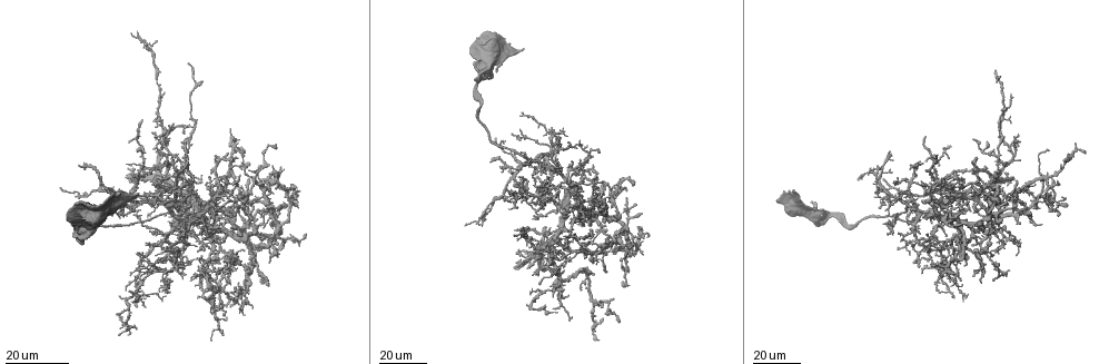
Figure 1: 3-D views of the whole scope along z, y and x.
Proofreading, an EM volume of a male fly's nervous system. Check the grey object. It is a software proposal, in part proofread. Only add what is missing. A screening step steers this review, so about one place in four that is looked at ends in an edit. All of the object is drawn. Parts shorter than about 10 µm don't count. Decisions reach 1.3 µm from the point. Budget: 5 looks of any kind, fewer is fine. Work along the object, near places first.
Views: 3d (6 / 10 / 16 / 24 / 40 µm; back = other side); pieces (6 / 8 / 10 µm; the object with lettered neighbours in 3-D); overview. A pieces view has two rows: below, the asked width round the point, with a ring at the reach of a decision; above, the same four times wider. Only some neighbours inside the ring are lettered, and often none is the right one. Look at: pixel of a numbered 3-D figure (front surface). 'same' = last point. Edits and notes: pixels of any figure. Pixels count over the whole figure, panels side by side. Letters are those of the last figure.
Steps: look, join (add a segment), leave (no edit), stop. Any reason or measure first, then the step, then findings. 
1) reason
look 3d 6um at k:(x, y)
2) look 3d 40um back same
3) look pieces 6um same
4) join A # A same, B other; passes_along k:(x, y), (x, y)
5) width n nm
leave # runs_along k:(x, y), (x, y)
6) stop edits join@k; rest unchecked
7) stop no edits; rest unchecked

tapers out
look 3d 24um at 1:(532, 273)

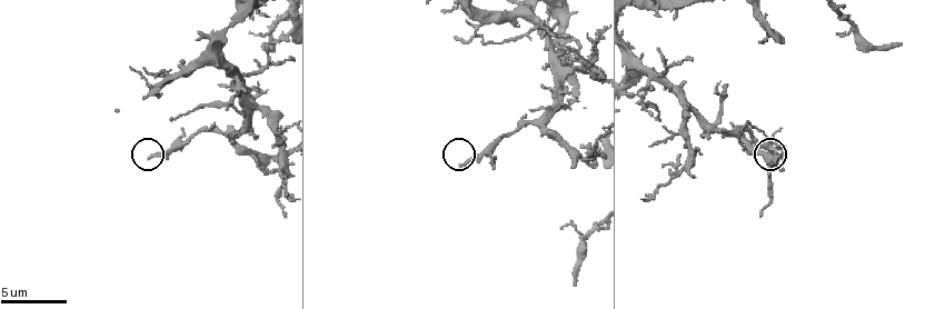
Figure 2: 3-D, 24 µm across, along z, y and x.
look pieces 8um at 2:(150, 155)

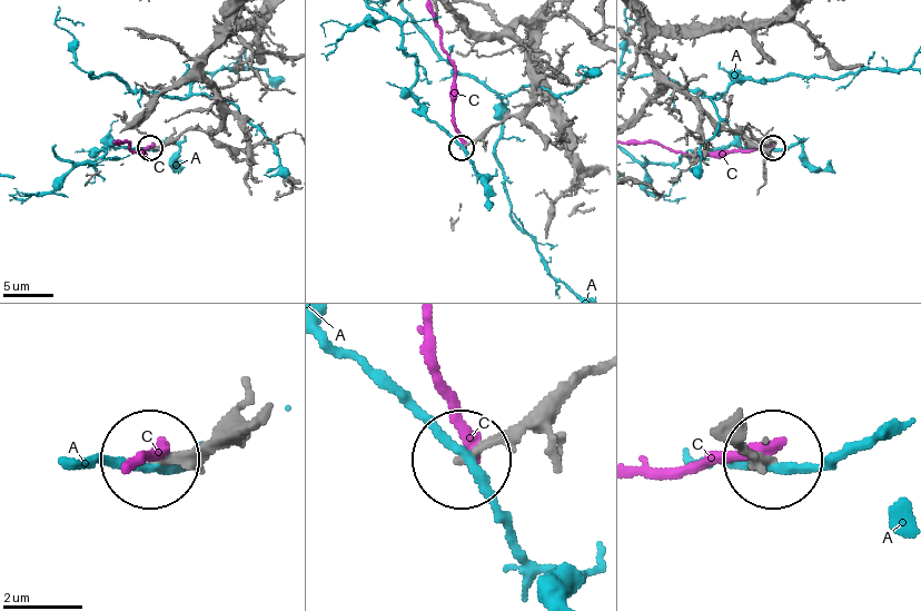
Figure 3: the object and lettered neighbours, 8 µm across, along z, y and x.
leave # A other, C other; runs_along 3:(517, 25), (532, 99), (461, 148); no lettered segment goes on from it

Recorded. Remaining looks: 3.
look 3d 40um at 1:(1020, 160)

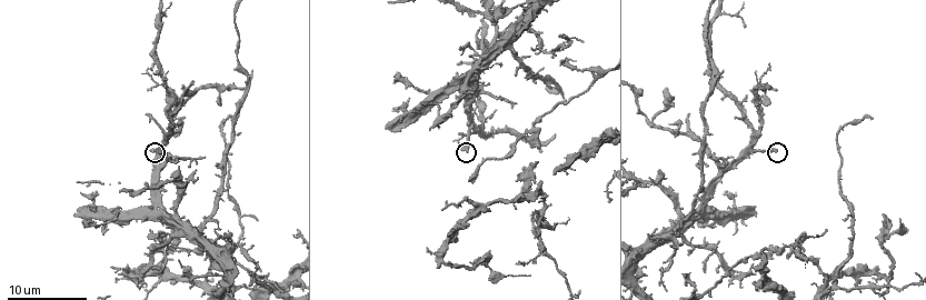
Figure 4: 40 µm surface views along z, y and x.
see the neighbours
look pieces 8um at 4:(464, 150)

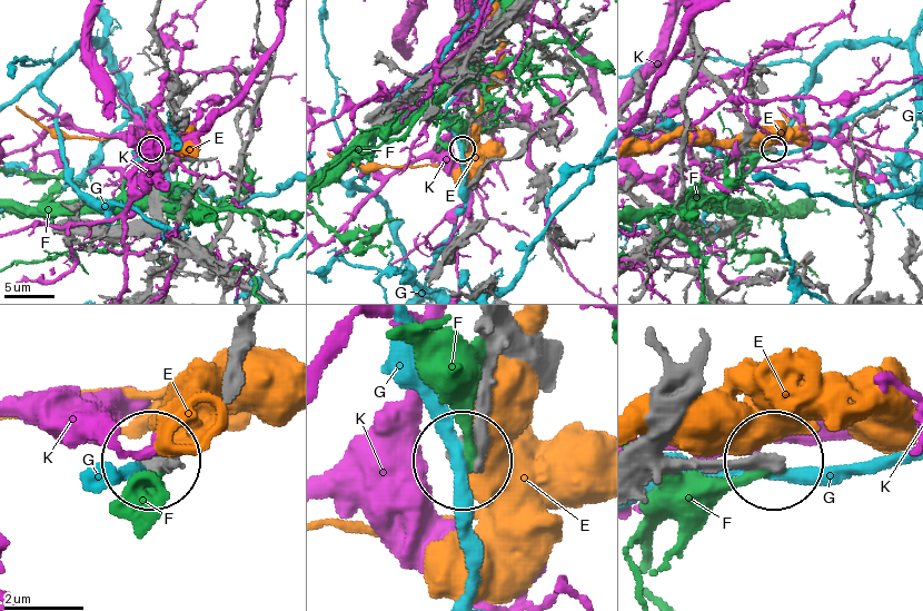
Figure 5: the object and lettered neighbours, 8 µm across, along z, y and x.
leave # E other, F other, G other, K other; runs_along 5:(478, 329), (488, 380), (462, 455); no lettered segment goes on from it

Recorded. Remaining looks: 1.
stop no edits; rest unchecked

